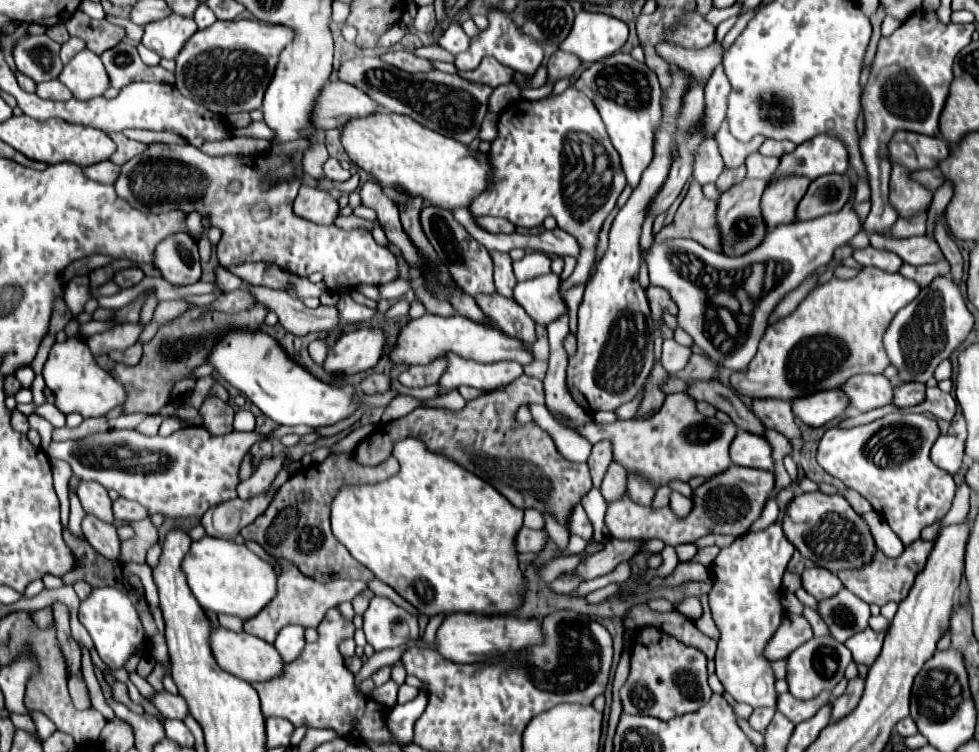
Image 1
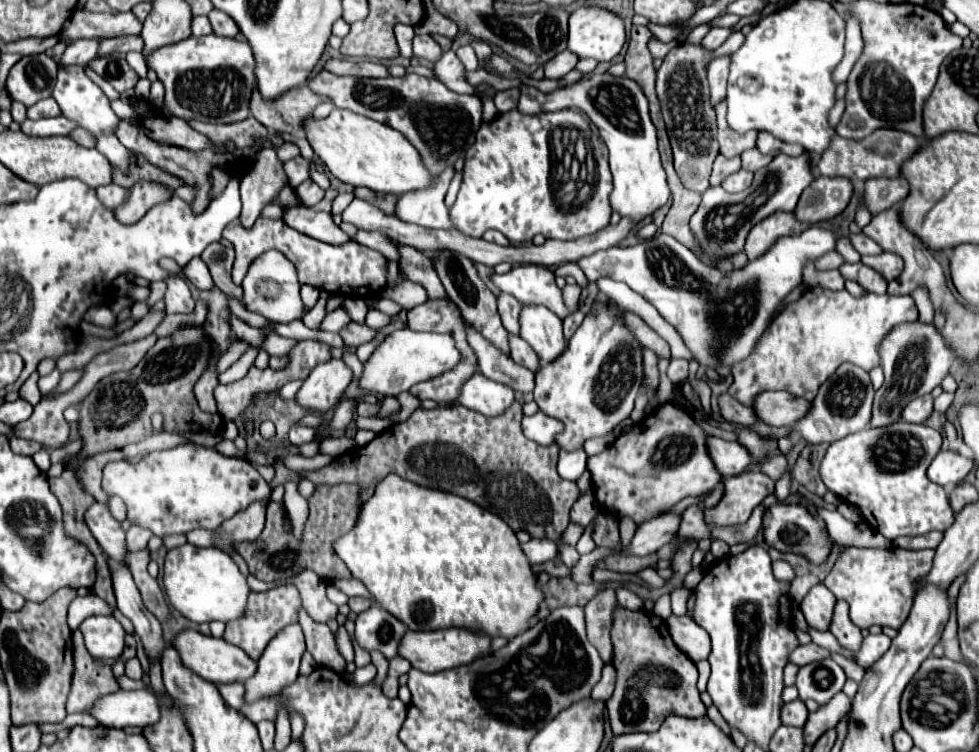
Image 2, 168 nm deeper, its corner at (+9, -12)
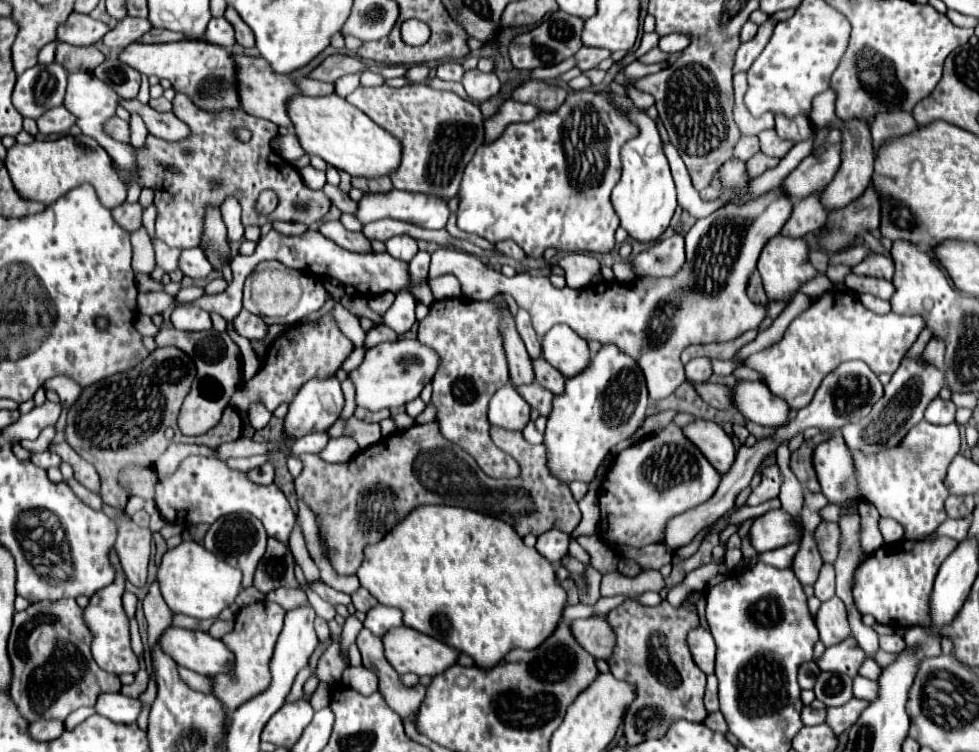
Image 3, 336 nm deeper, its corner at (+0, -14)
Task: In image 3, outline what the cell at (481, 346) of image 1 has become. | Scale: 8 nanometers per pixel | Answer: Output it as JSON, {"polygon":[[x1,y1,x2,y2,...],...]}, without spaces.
{"polygon":[[402,338,396,342,384,342,366,350,364,362,350,372,350,380,356,386,356,404,368,410,398,408,420,396,422,388,434,378,440,364,440,356,424,346,418,338]]}

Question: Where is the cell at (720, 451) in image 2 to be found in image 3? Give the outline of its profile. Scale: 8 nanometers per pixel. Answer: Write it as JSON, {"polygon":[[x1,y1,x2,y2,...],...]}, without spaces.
{"polygon":[[696,420,694,424,684,426,684,434,702,450,720,474,726,474,732,468,732,462,736,460,736,446,722,426,708,420]]}

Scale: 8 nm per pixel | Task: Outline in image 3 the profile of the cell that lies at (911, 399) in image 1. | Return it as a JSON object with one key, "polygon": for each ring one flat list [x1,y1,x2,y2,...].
{"polygon":[[934,398,924,412,924,420,930,424,950,424,954,422,954,412,956,412,956,406,952,400]]}

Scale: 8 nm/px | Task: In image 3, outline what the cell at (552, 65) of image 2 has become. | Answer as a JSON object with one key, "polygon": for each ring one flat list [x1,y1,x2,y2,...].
{"polygon":[[582,46,574,58,576,58,576,66,580,70,590,70,590,68,596,68,604,58,608,58,610,52,608,50,602,50,602,48,586,48]]}

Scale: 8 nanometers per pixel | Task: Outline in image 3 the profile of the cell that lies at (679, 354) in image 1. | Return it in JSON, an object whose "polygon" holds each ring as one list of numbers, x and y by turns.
{"polygon":[[694,358,684,366,684,370,686,370,686,378,692,382,706,382,712,376,710,358]]}

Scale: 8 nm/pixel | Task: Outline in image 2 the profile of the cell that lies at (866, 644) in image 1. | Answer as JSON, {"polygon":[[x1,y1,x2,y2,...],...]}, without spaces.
{"polygon":[[869,634,869,636,863,640,861,650,857,652,857,662,859,662,859,666,869,668,875,660,879,660,879,658,887,652,889,644,891,644,891,638,887,638,885,634]]}

